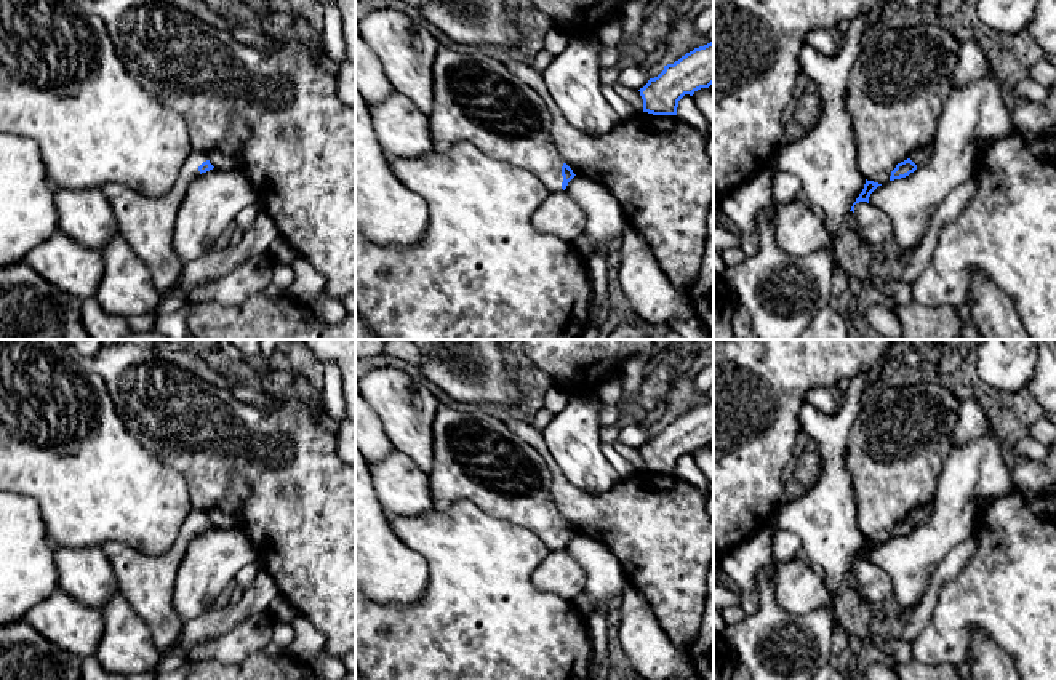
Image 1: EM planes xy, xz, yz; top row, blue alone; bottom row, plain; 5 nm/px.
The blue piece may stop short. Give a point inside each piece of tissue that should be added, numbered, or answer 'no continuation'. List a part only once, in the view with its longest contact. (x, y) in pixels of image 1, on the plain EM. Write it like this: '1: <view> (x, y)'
1: xz (477, 458)

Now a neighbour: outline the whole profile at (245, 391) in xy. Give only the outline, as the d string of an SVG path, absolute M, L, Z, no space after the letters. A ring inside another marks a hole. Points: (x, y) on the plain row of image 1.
M234 381L229 389L237 400L269 411L280 408L285 402L283 397L270 395L264 386L253 381Z

